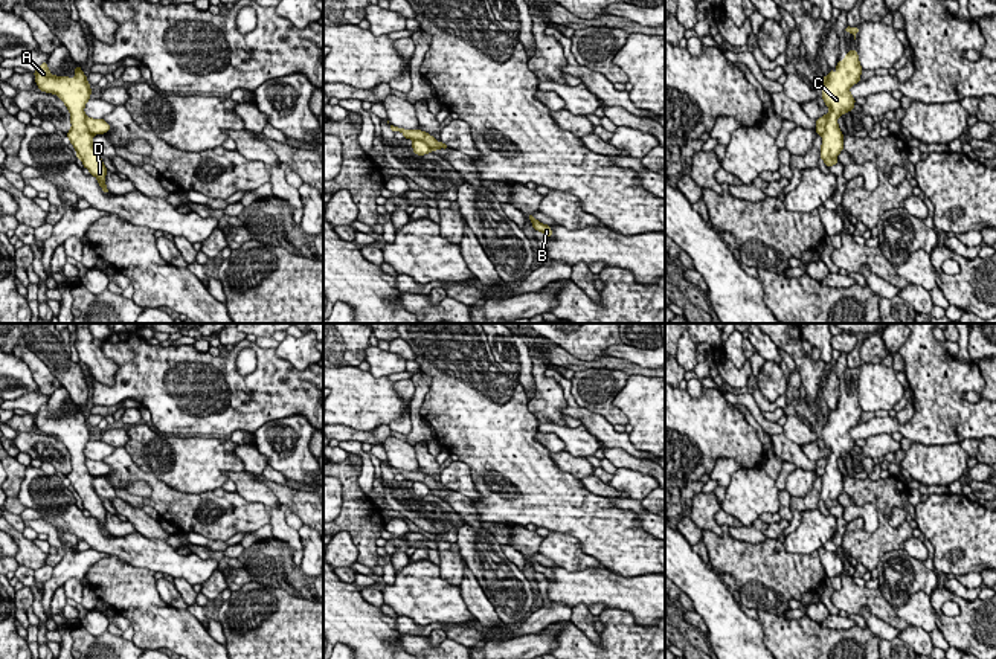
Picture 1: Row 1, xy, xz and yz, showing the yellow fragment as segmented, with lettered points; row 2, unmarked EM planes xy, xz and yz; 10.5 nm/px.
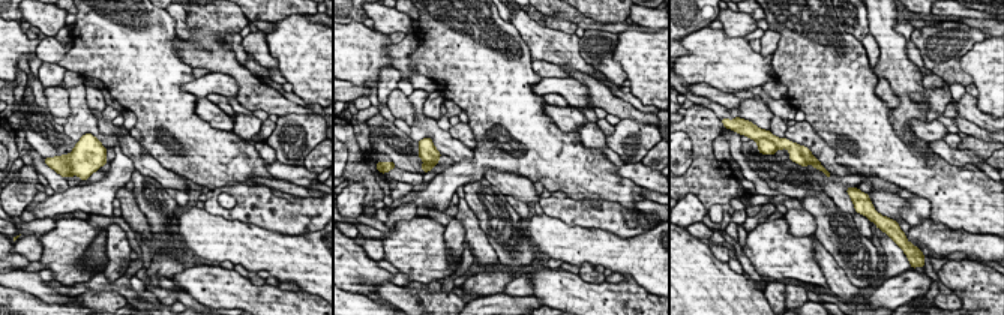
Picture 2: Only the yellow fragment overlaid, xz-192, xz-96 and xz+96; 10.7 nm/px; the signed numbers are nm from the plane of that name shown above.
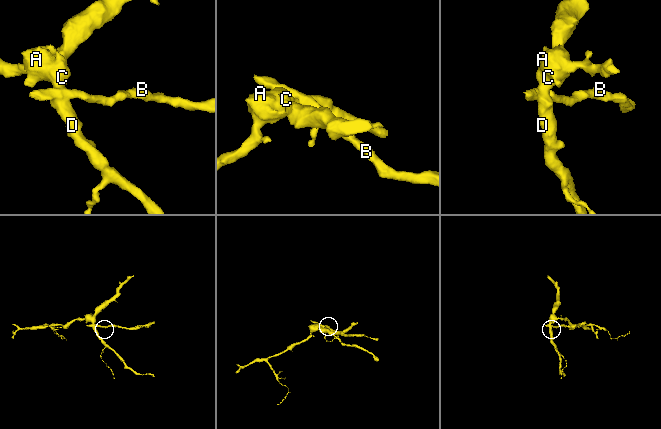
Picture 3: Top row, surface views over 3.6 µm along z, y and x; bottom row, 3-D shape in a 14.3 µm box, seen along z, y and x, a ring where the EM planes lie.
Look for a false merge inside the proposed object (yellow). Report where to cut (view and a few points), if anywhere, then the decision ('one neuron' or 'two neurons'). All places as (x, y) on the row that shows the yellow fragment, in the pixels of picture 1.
cut xz (414, 139), (421, 139), (432, 150); two neurons

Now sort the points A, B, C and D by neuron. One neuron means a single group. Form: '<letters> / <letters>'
A C D / B

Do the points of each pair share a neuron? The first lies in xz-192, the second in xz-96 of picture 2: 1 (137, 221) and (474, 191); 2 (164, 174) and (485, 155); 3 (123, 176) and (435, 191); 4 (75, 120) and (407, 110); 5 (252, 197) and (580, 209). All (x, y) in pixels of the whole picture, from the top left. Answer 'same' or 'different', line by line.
1: different
2: different
3: same
4: different
5: same

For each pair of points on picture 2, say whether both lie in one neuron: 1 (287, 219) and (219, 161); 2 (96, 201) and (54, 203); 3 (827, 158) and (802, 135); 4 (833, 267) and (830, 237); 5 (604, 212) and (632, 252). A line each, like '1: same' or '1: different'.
1: different
2: same
3: same
4: different
5: different

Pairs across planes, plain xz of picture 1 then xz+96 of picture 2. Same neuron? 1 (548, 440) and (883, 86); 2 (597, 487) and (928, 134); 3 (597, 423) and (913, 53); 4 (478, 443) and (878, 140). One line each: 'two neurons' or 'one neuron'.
1: one neuron
2: two neurons
3: two neurons
4: one neuron

